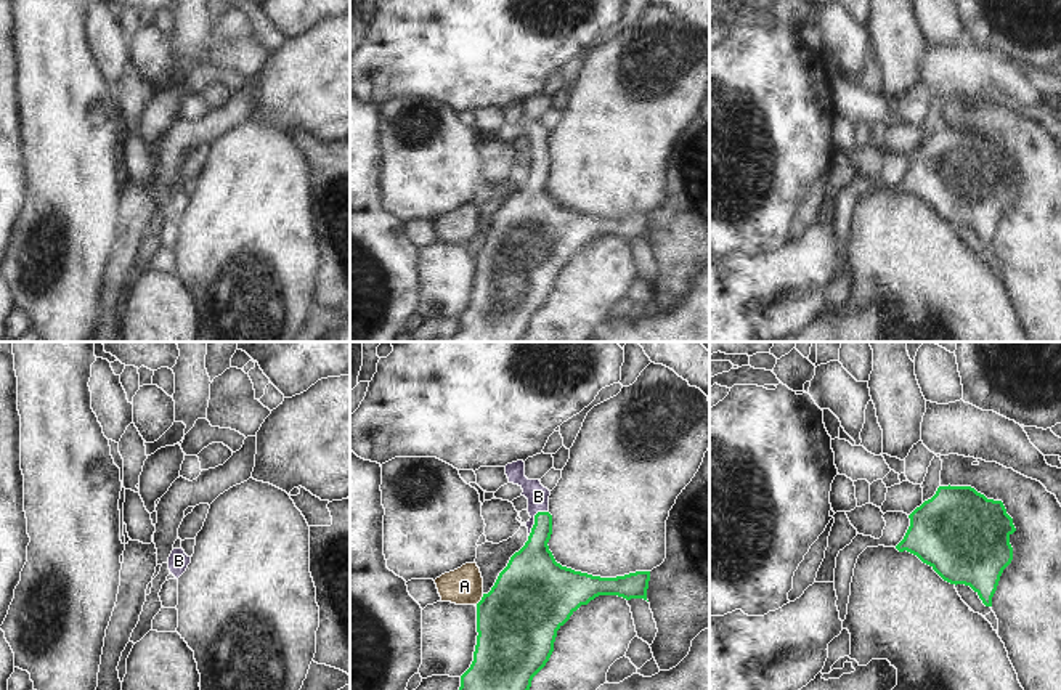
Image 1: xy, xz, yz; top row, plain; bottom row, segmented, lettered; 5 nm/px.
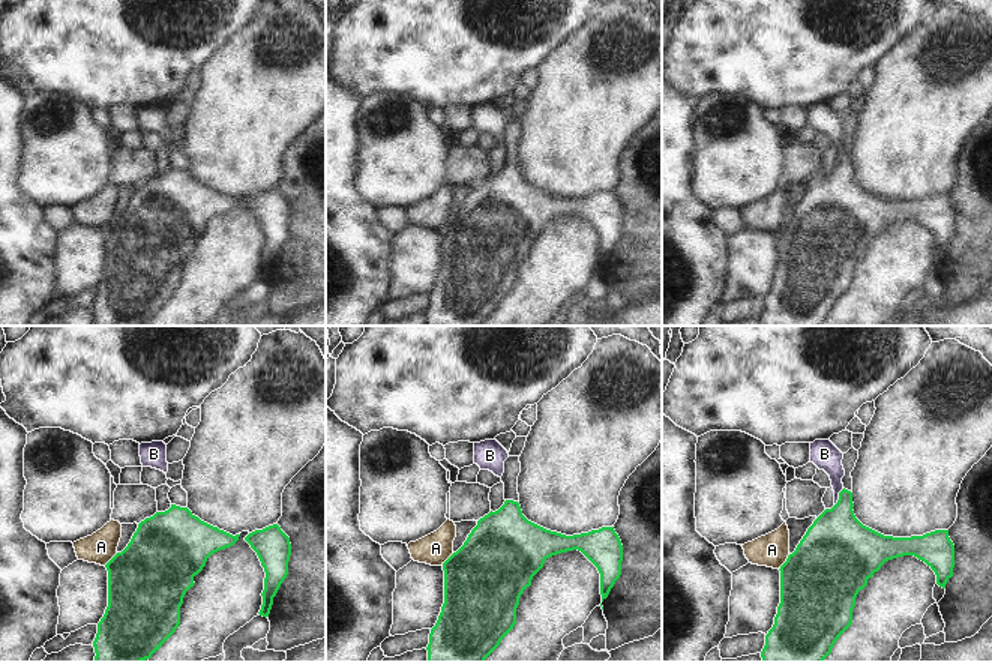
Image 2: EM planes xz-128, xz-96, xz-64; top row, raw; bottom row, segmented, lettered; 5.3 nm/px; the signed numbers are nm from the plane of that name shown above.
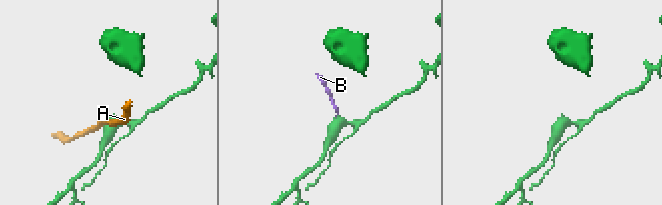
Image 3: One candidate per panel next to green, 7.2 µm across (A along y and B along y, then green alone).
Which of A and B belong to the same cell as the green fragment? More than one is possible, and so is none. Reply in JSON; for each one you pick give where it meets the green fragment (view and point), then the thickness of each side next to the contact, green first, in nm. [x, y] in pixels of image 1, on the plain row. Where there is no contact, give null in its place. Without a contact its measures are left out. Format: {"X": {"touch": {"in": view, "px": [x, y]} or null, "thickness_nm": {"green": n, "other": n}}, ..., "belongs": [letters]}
{"B": {"touch": {"in": "xz", "px": [535, 161]}, "thickness_nm": {"green": 240, "other": 110}}, "belongs": ["B"]}

